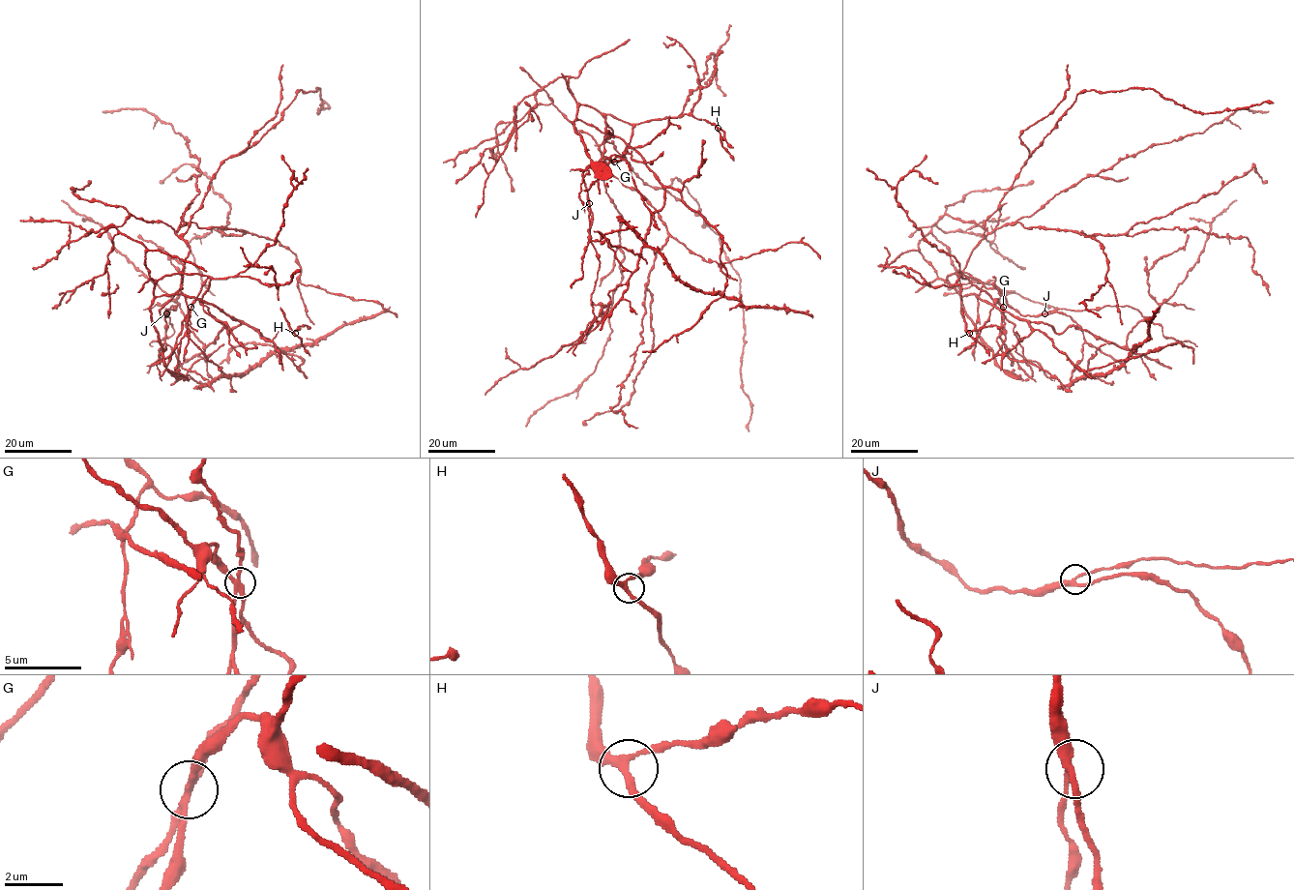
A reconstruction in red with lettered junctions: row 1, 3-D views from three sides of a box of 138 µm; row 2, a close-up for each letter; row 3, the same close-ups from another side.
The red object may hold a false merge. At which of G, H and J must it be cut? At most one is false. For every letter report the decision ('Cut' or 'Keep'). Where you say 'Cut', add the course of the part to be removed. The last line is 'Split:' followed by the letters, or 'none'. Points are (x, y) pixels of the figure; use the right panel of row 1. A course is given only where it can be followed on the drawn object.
G: Cut
H: Keep
J: Keep
Split: G

